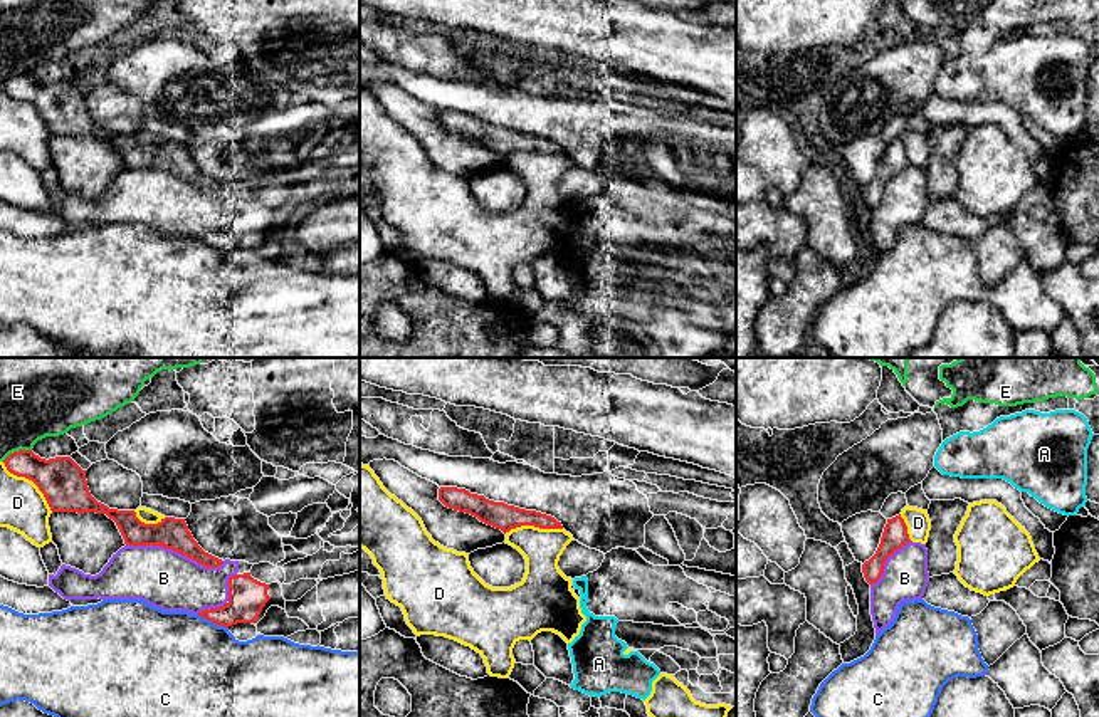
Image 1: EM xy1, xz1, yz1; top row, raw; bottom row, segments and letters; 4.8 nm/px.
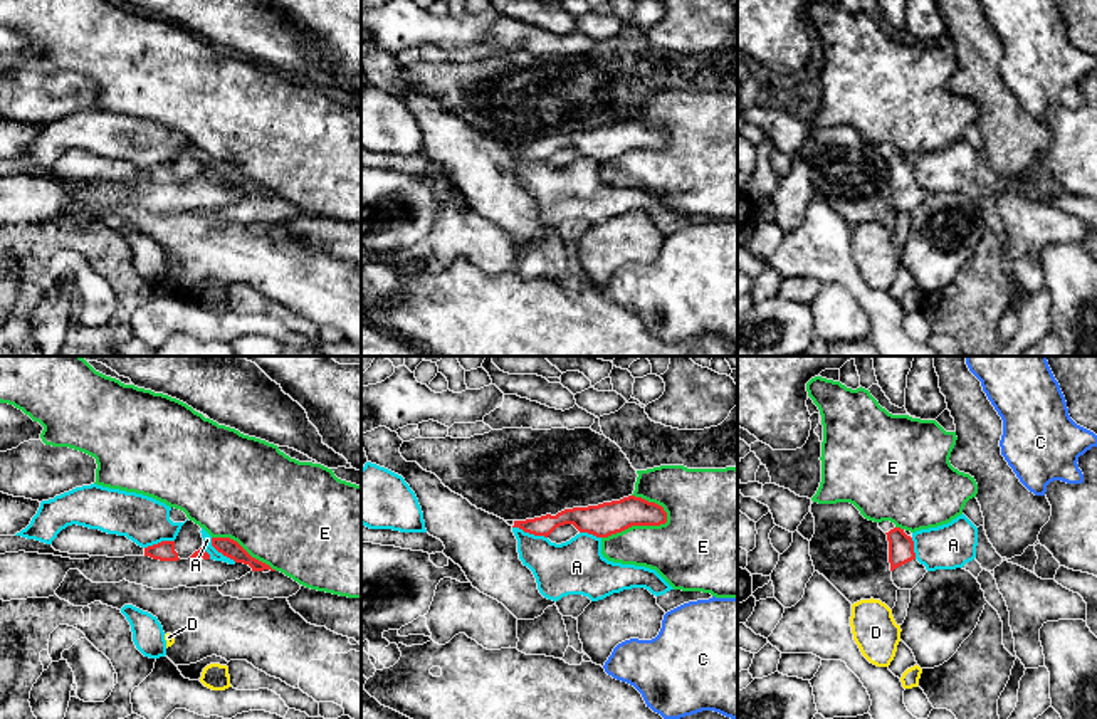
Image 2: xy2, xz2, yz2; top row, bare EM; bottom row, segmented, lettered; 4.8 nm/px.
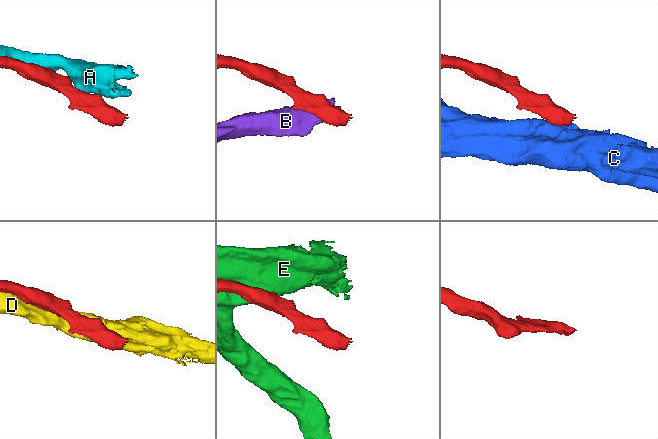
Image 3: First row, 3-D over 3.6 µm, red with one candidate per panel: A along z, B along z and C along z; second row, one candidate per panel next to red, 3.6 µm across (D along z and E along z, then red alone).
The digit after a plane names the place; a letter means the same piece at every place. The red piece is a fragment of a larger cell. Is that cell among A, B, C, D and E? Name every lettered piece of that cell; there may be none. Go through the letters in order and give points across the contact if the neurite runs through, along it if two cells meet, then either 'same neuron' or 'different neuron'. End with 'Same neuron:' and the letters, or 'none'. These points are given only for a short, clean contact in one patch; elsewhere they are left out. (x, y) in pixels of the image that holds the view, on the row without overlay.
A: different neuron
B: different neuron
C: border along xy1 (197, 239), (227, 252); different neuron
D: different neuron
E: different neuron
Same neuron: none

